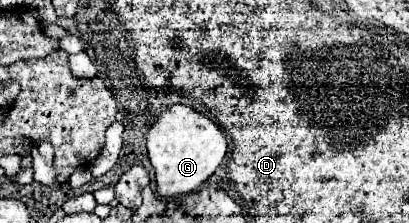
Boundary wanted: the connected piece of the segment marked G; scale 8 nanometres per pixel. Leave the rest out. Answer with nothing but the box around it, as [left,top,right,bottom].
[147,104,227,198]

